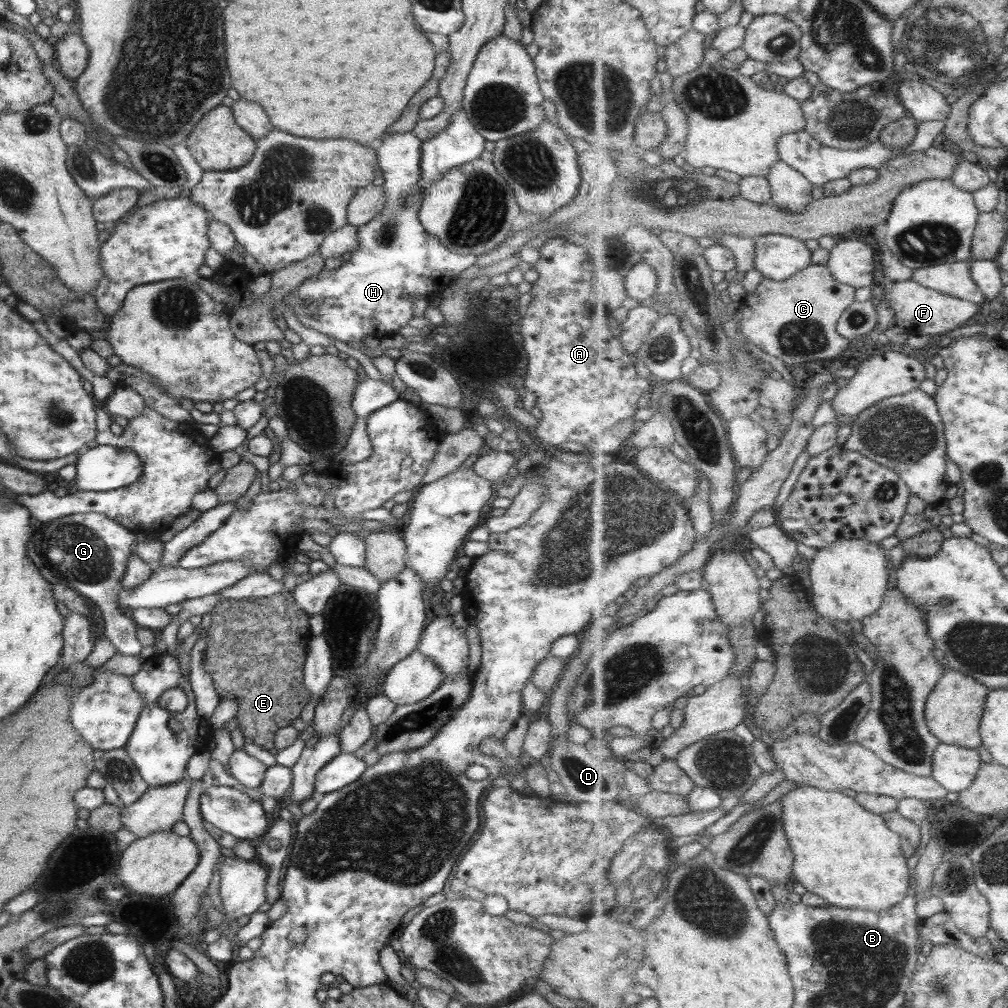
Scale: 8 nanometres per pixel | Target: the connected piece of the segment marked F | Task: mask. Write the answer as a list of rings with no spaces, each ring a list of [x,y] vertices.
[[[913,279],[906,281],[885,280],[882,285],[884,286],[884,296],[895,311],[895,326],[903,326],[912,335],[933,334],[940,337],[940,334],[978,320],[980,305],[976,302],[957,298],[955,295],[943,294],[941,291],[923,286]]]

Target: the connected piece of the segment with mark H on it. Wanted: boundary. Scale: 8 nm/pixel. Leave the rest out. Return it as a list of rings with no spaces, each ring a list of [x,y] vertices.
[[[413,132],[389,134],[374,145],[376,162],[383,172],[382,189],[385,192],[385,208],[380,213],[356,229],[357,246],[353,248],[347,262],[335,270],[323,269],[319,274],[306,278],[295,290],[288,292],[281,300],[287,304],[295,318],[305,327],[312,328],[337,340],[361,342],[361,337],[369,336],[380,339],[405,326],[412,316],[412,298],[425,300],[439,296],[451,283],[456,282],[460,272],[475,264],[475,255],[457,255],[447,250],[433,235],[423,230],[417,211],[423,195],[419,191],[419,158],[421,156],[419,141]]]

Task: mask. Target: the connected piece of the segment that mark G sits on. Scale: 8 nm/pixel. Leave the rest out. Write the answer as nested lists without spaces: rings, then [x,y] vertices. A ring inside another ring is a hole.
[[[79,513],[56,518],[47,526],[40,526],[36,538],[36,548],[41,557],[47,558],[55,570],[65,570],[59,574],[67,586],[95,603],[105,621],[104,638],[117,649],[117,653],[125,656],[137,656],[141,652],[135,624],[125,618],[115,604],[117,593],[122,588],[120,580],[135,542],[136,536],[130,530],[103,513]]]

